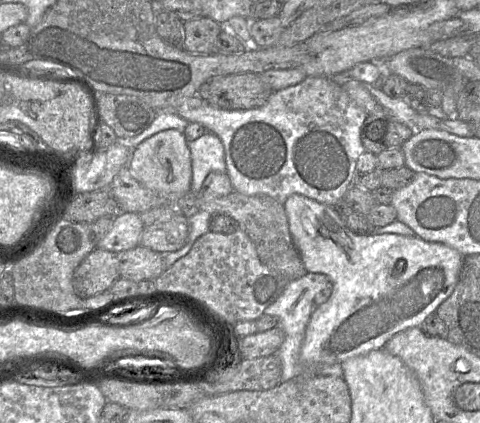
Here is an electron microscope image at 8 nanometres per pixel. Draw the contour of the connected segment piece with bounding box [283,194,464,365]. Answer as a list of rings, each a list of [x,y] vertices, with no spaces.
[[[300,194],[290,195],[283,203],[289,231],[307,272],[326,275],[332,284],[329,299],[315,307],[307,324],[300,348],[304,365],[341,364],[343,361],[384,348],[395,334],[422,322],[453,292],[464,256],[447,245],[425,241],[418,236],[394,233],[359,235],[348,229],[333,206]]]

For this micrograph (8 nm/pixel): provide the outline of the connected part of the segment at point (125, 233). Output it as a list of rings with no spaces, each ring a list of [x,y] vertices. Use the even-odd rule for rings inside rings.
[[[119,212],[109,232],[99,241],[97,248],[121,253],[140,245],[140,237],[145,228],[140,213]]]

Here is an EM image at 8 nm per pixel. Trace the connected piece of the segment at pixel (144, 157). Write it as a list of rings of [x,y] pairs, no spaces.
[[[176,129],[160,131],[140,143],[130,151],[128,167],[143,186],[158,195],[184,196],[190,191],[191,153],[183,132]]]

